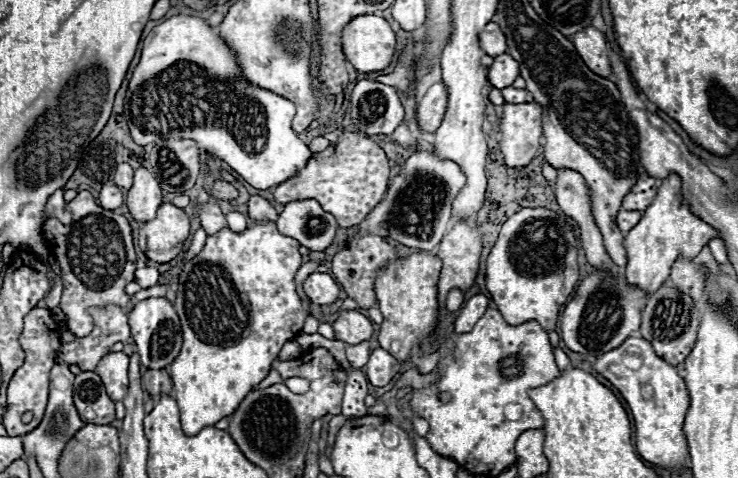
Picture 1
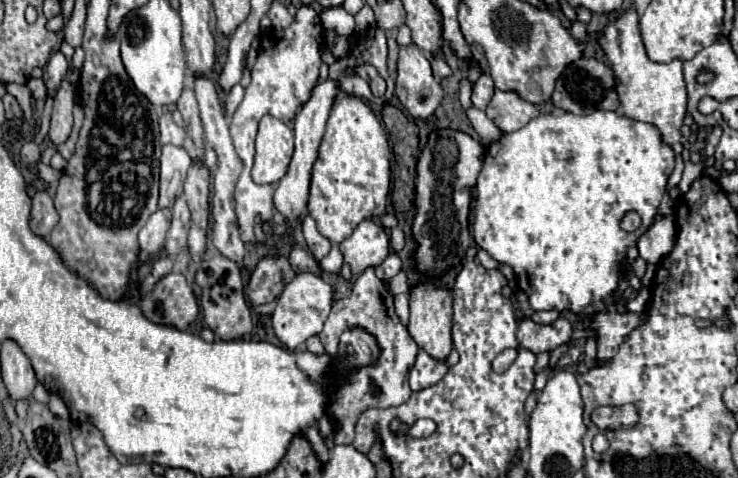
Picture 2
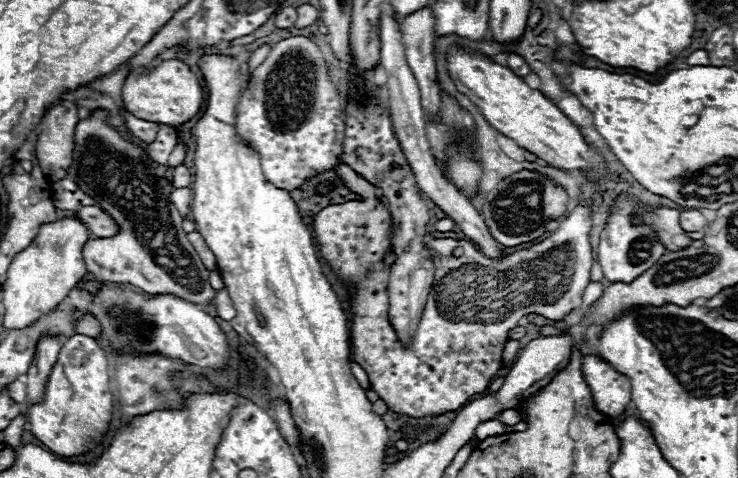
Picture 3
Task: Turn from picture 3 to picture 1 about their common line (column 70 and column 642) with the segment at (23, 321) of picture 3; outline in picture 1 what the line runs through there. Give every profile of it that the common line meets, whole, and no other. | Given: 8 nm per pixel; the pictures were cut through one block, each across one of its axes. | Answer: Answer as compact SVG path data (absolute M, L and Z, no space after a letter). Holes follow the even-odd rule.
M670 174L668 178L662 180L658 194L654 202L646 208L642 220L624 238L624 246L628 252L626 278L630 284L652 294L670 278L670 268L678 260L678 256L698 256L700 250L716 236L718 230L706 224L696 214L692 214L690 206L684 204L682 178L678 174Z

